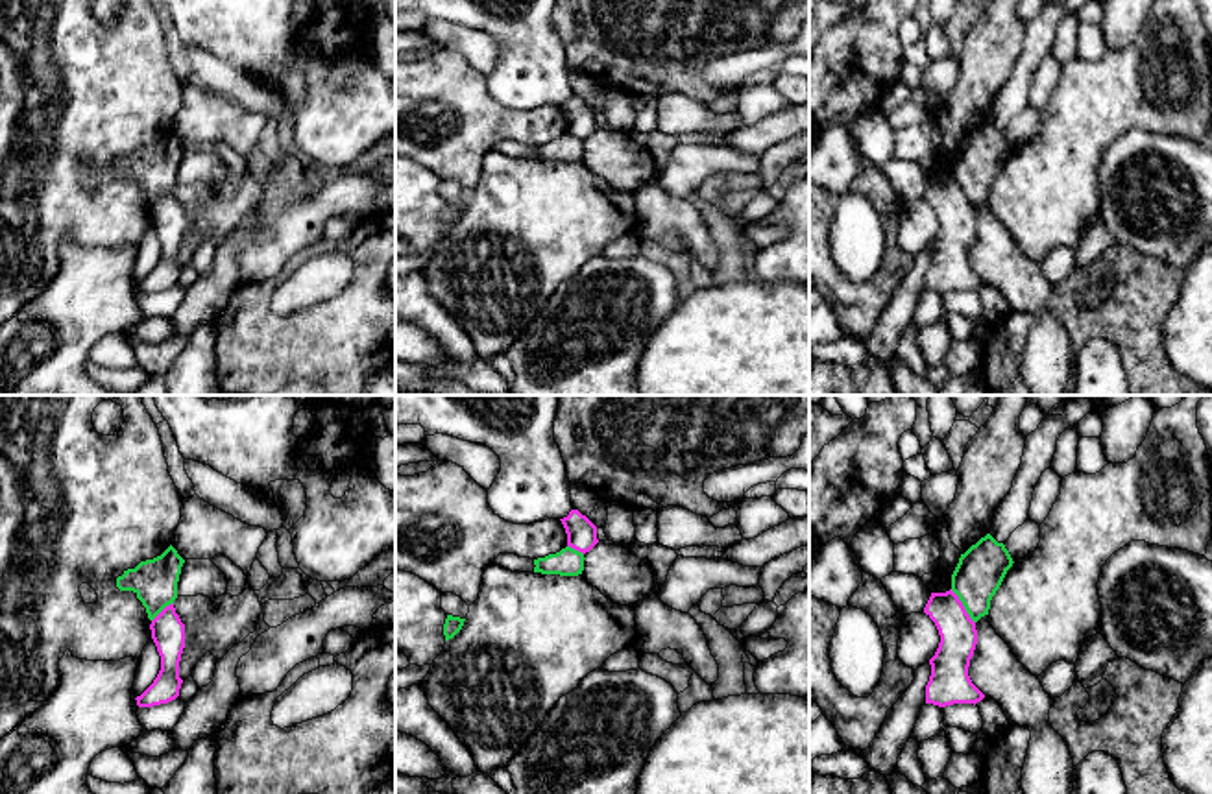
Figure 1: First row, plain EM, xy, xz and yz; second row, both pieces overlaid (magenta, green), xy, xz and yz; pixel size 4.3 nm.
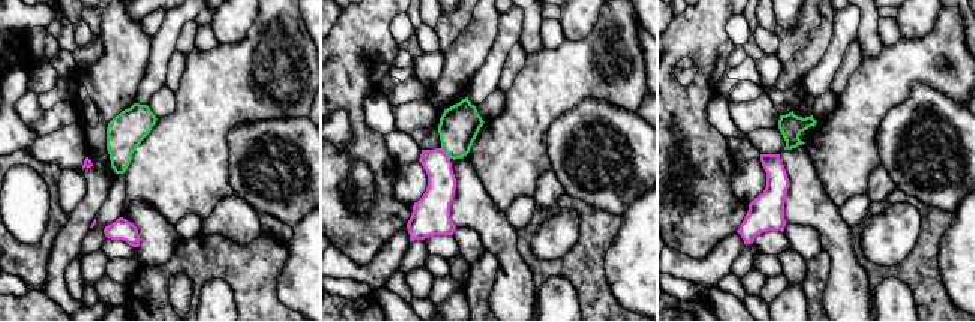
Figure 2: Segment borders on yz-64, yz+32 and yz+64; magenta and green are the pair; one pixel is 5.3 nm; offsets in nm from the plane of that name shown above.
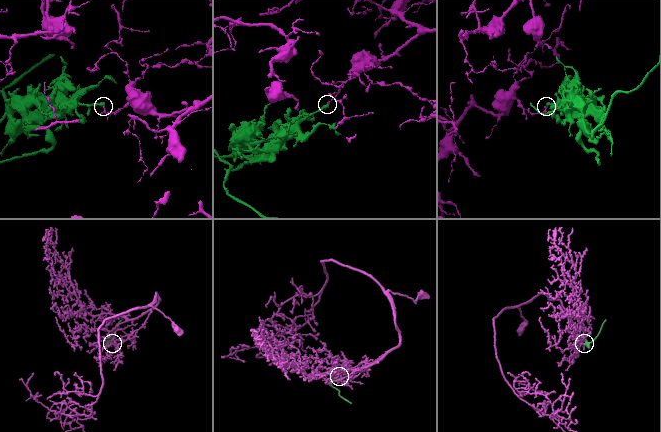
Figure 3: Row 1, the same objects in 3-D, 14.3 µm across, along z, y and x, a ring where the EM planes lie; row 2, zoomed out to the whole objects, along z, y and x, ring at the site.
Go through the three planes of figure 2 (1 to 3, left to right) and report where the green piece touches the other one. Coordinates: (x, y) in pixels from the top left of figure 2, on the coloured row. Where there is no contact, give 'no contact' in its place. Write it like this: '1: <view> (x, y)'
1: no contact
2: yz+32 (444, 153)
3: no contact

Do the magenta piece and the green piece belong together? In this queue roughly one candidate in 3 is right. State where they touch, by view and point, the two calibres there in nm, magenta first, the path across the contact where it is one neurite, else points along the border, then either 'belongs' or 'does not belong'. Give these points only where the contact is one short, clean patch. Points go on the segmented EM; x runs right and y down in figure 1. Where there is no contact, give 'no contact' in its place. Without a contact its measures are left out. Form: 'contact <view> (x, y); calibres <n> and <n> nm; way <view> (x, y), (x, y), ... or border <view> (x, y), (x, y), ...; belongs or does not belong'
contact yz (963, 606); calibres 160 and 200 nm; border yz (950, 589), (974, 623); does not belong

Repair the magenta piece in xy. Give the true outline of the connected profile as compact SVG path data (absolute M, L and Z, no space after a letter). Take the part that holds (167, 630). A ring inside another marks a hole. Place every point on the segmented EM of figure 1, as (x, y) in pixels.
M174 604L166 606L152 620L150 630L161 656L161 670L153 683L135 698L139 707L153 707L176 700L183 683L179 661L185 648L185 624L176 613Z

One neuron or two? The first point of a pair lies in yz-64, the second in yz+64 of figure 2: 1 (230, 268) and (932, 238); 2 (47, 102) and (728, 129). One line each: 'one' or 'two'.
1: one
2: two

